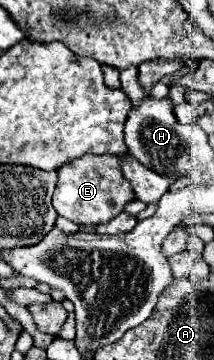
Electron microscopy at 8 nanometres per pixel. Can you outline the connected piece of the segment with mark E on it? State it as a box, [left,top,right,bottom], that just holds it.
[53,155,135,227]

